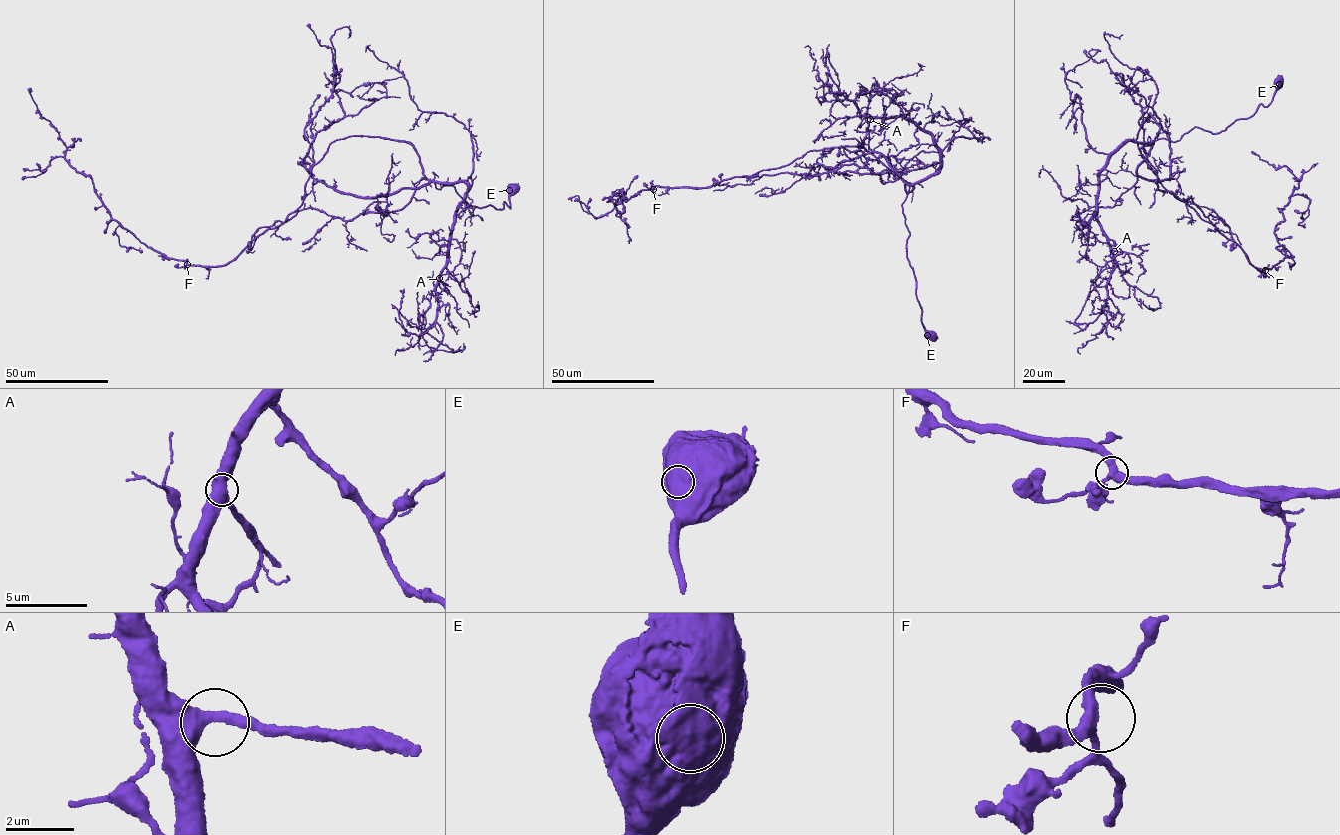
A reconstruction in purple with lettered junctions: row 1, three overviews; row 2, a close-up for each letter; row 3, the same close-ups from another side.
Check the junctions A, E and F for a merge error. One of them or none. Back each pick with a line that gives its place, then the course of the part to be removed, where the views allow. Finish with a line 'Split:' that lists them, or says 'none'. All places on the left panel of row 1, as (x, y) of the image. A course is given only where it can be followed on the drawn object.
Split: none

